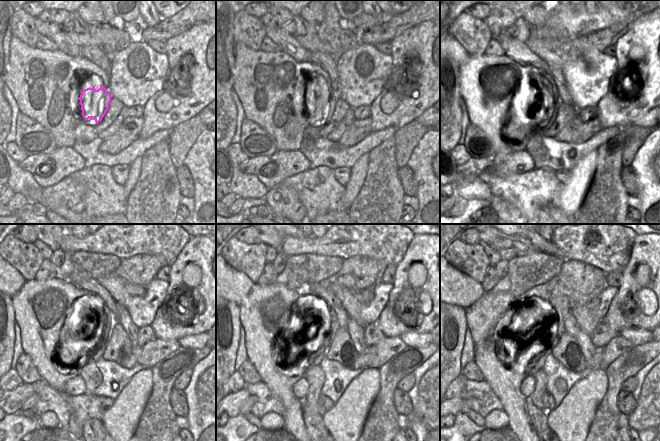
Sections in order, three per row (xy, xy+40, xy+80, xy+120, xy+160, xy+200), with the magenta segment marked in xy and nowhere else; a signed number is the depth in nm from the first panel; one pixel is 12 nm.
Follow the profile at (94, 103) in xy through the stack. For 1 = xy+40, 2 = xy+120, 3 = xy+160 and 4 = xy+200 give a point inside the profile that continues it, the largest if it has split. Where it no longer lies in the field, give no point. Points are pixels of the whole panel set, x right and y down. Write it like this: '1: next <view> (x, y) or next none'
1: next xy+40 (319, 105)
2: next xy+120 (92, 327)
3: next xy+160 (317, 361)
4: next xy+200 (538, 366)

